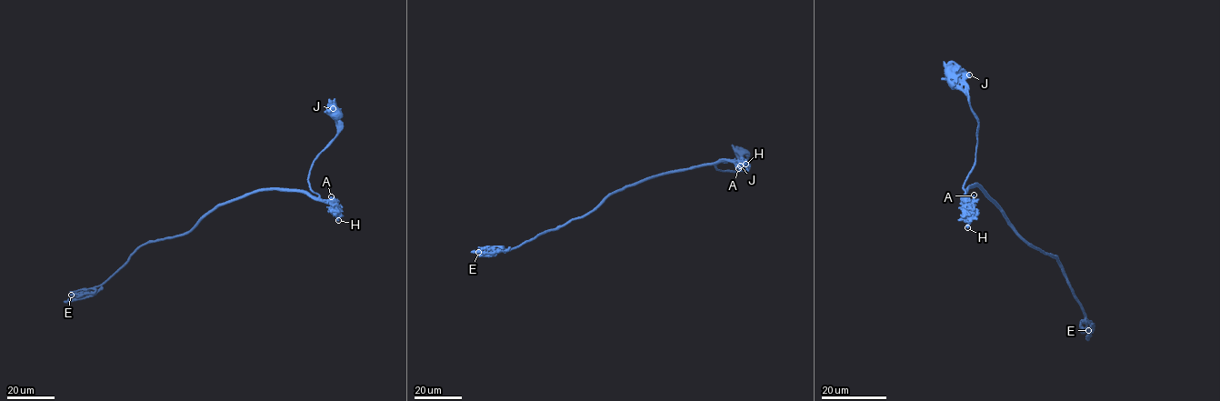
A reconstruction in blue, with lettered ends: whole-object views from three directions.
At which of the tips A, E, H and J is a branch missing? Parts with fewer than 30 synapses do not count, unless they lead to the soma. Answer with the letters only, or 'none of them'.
none of them

